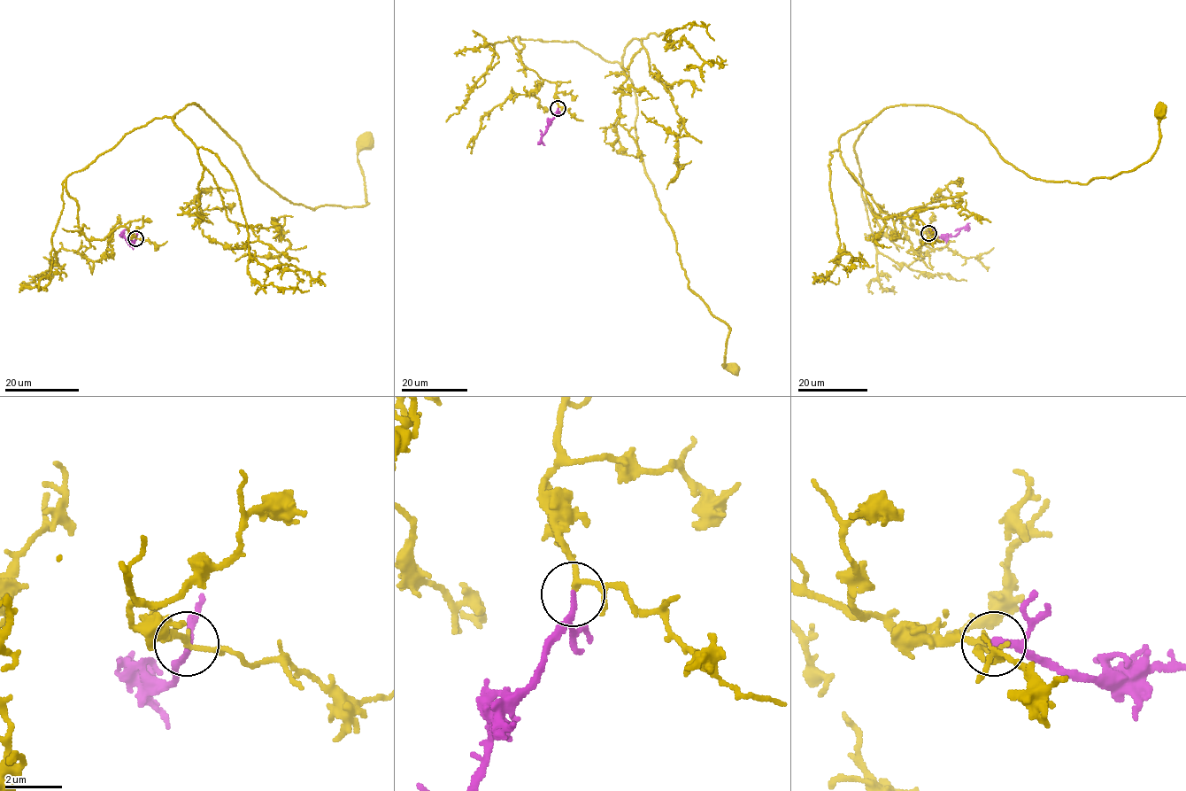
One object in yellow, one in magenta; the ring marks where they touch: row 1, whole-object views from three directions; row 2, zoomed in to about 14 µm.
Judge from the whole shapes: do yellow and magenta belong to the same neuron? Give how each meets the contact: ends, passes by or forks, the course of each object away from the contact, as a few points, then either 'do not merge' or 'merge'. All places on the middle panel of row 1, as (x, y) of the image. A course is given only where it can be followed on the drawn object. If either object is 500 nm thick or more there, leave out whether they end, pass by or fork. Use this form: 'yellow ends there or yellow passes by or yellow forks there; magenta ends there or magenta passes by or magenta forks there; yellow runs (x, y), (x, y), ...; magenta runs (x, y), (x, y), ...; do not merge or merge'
yellow passes by; magenta passes by; yellow runs (558, 108), (519, 36), (576, 41), (631, 81), (639, 157), (689, 287), (728, 326), (733, 368); magenta runs (558, 108), (541, 138), (544, 145); merge

